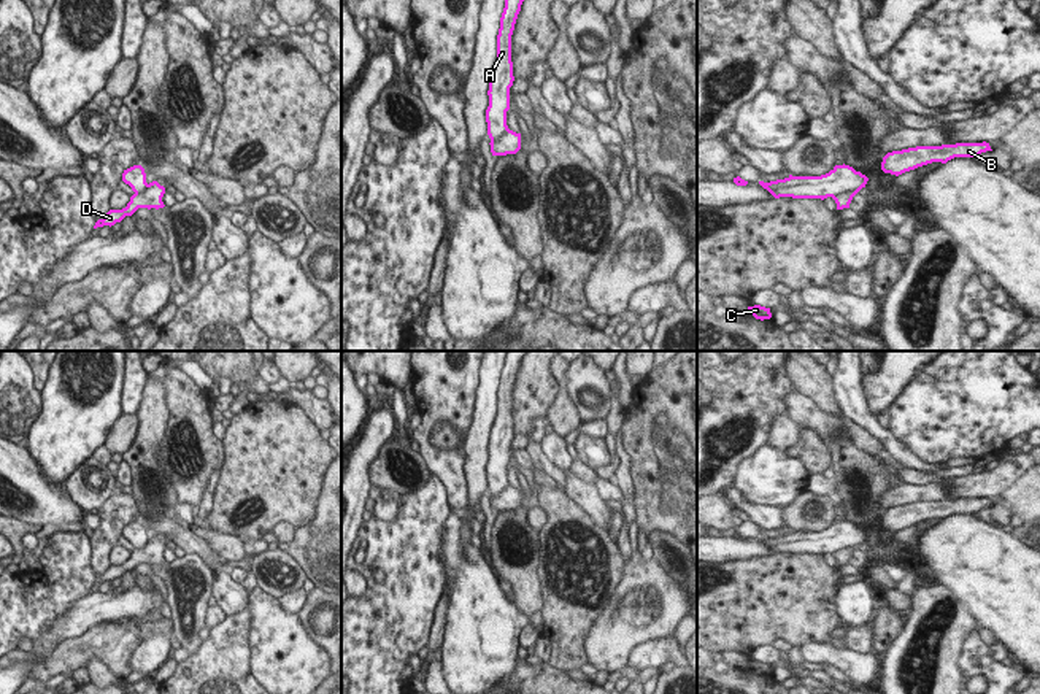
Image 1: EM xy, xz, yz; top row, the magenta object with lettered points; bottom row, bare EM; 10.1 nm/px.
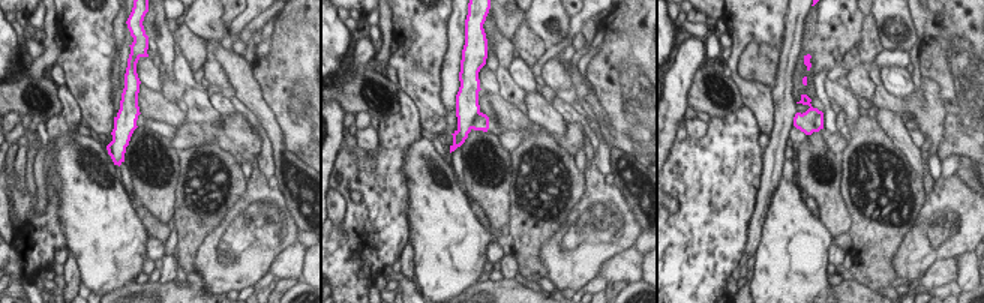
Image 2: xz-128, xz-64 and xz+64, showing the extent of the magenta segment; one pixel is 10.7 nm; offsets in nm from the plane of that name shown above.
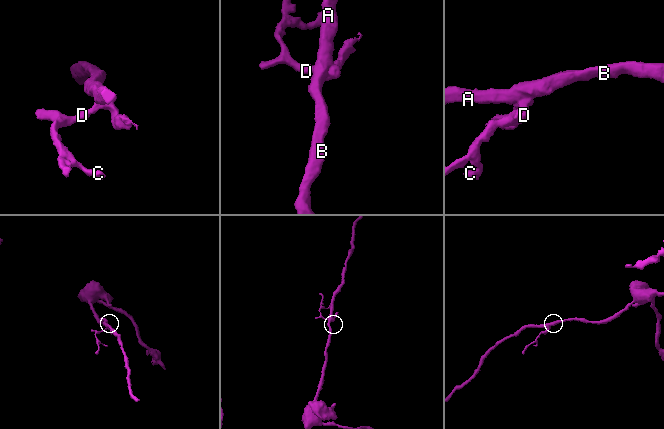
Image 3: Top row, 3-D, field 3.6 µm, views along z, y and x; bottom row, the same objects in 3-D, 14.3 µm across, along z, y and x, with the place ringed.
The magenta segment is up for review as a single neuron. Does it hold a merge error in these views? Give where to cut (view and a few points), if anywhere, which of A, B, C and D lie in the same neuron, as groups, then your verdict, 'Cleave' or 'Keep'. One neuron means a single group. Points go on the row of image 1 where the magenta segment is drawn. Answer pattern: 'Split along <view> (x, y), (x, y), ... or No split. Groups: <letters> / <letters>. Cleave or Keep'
Split along yz (855, 192), (843, 191), (834, 199). Groups: A B / C D. Cleave

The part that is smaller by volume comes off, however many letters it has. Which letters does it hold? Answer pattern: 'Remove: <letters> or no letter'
Remove: C, D

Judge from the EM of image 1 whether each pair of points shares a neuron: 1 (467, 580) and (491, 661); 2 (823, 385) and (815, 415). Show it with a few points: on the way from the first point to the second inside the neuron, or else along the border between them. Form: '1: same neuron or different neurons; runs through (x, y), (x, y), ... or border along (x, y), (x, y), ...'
1: same neuron; runs through (477, 601), (481, 640)
2: different neurons; border along (796, 389), (824, 412), (845, 418)

